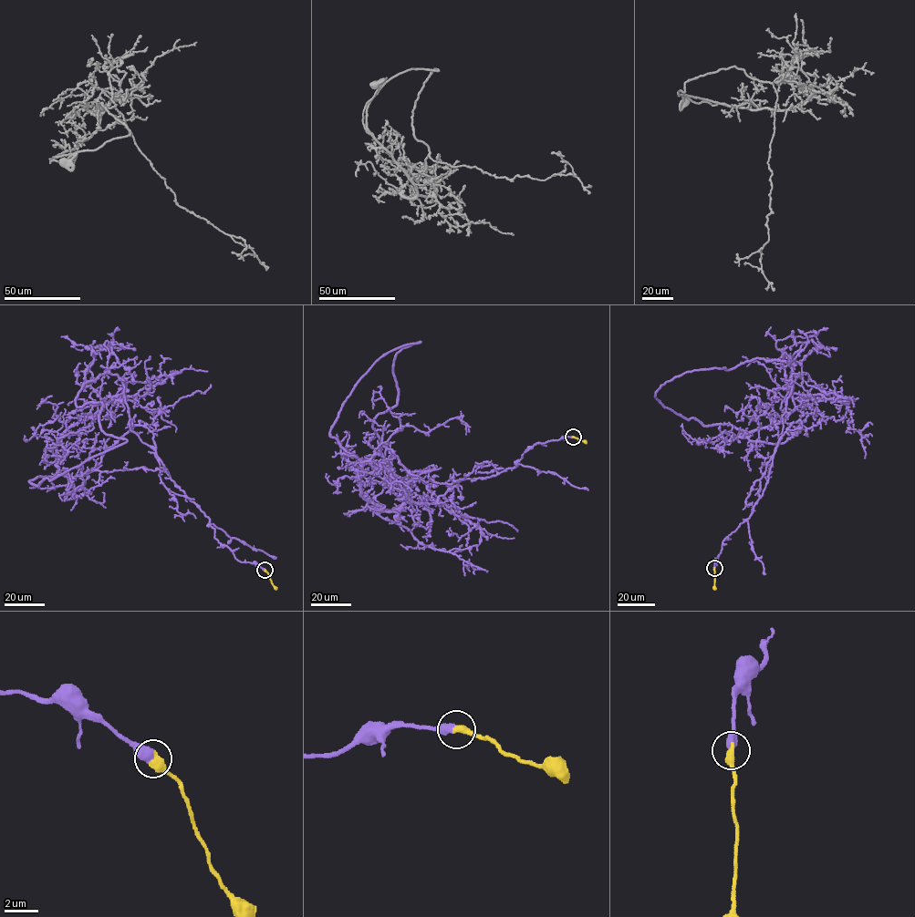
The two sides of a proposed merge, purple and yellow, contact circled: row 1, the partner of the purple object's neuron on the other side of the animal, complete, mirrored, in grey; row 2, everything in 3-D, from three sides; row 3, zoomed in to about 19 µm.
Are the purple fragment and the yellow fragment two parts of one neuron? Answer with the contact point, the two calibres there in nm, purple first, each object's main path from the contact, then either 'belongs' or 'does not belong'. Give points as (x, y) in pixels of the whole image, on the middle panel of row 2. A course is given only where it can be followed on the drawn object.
at (573, 437); 500 nm thick on the purple side, 500 nm on the other; purple runs (573, 437), (537, 442), (483, 479), (409, 473), (397, 509), (369, 497), (418, 540), (487, 571); yellow runs (573, 437), (586, 442); belongs

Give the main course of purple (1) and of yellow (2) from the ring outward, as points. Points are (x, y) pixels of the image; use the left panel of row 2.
1: (265, 570), (214, 538), (130, 430), (116, 375), (104, 371), (103, 408), (66, 423), (111, 396), (175, 432)
2: (265, 570), (275, 590)

